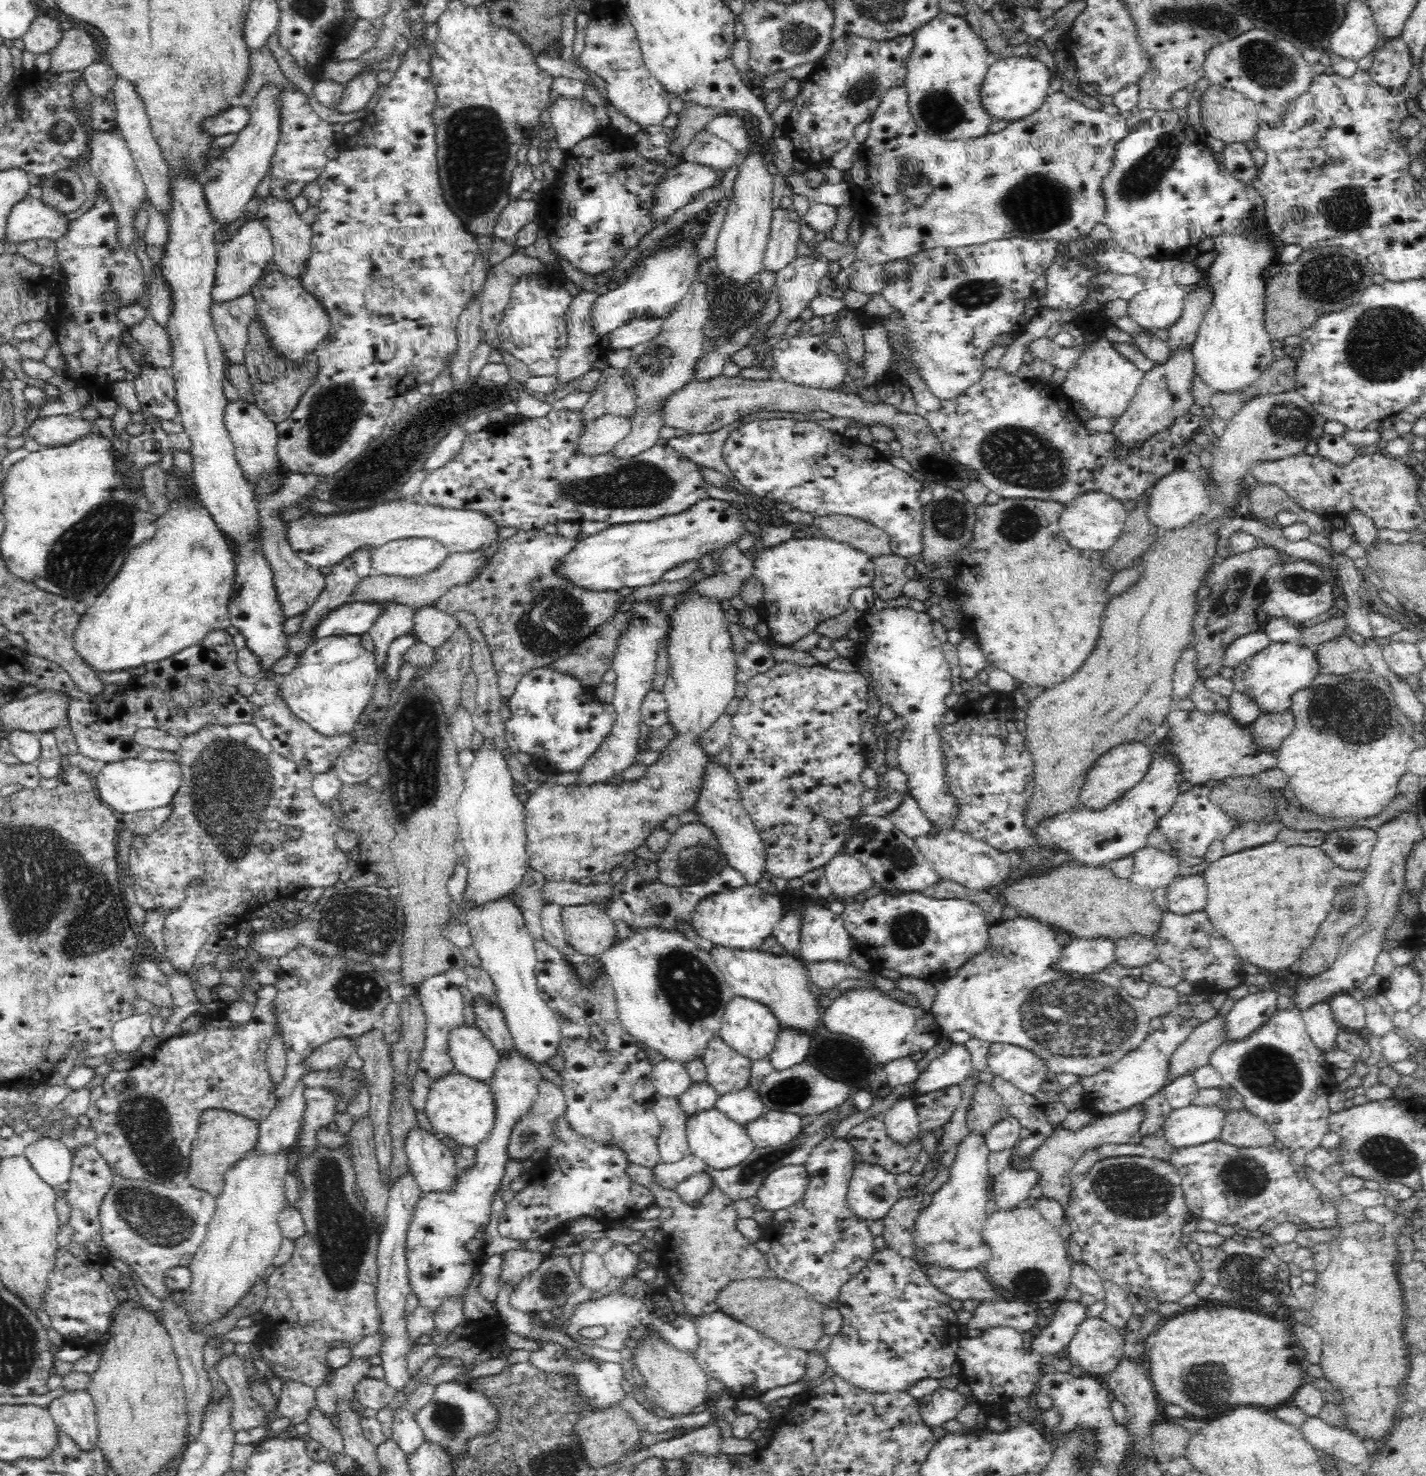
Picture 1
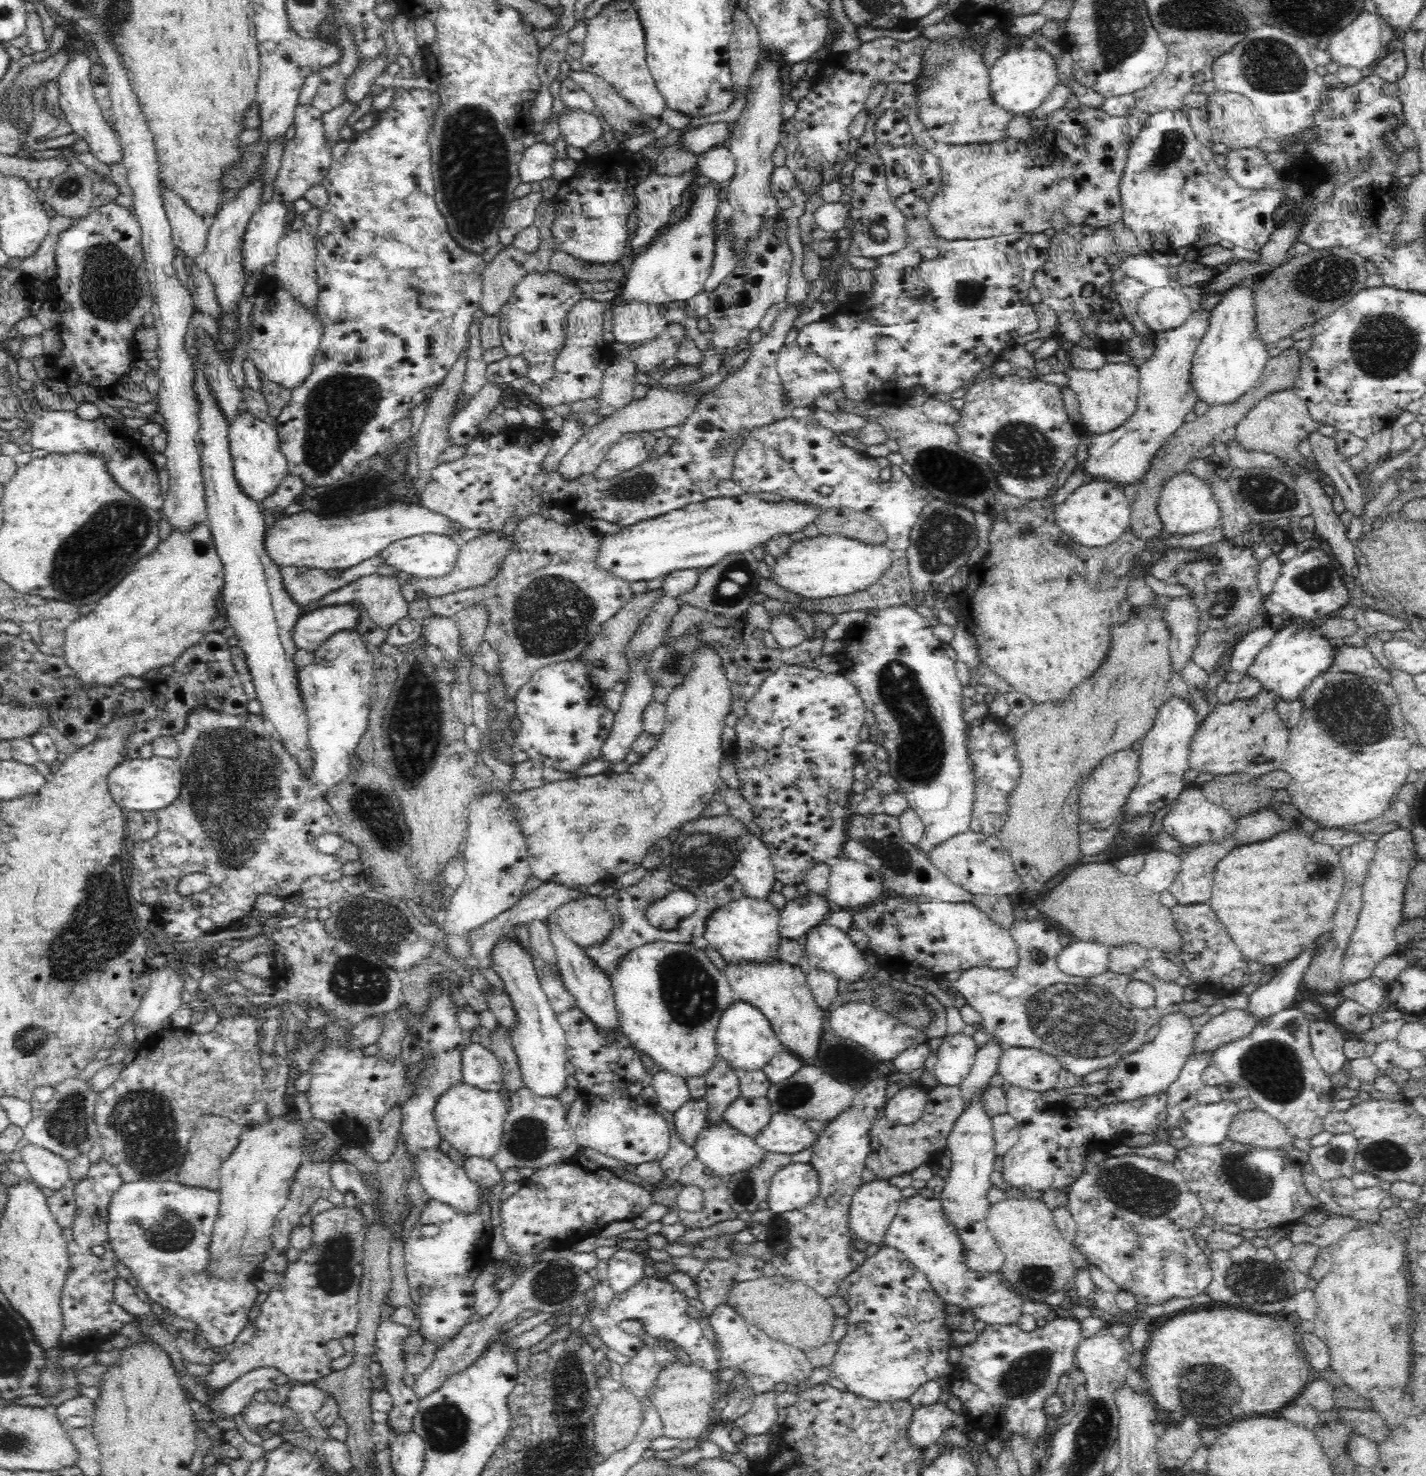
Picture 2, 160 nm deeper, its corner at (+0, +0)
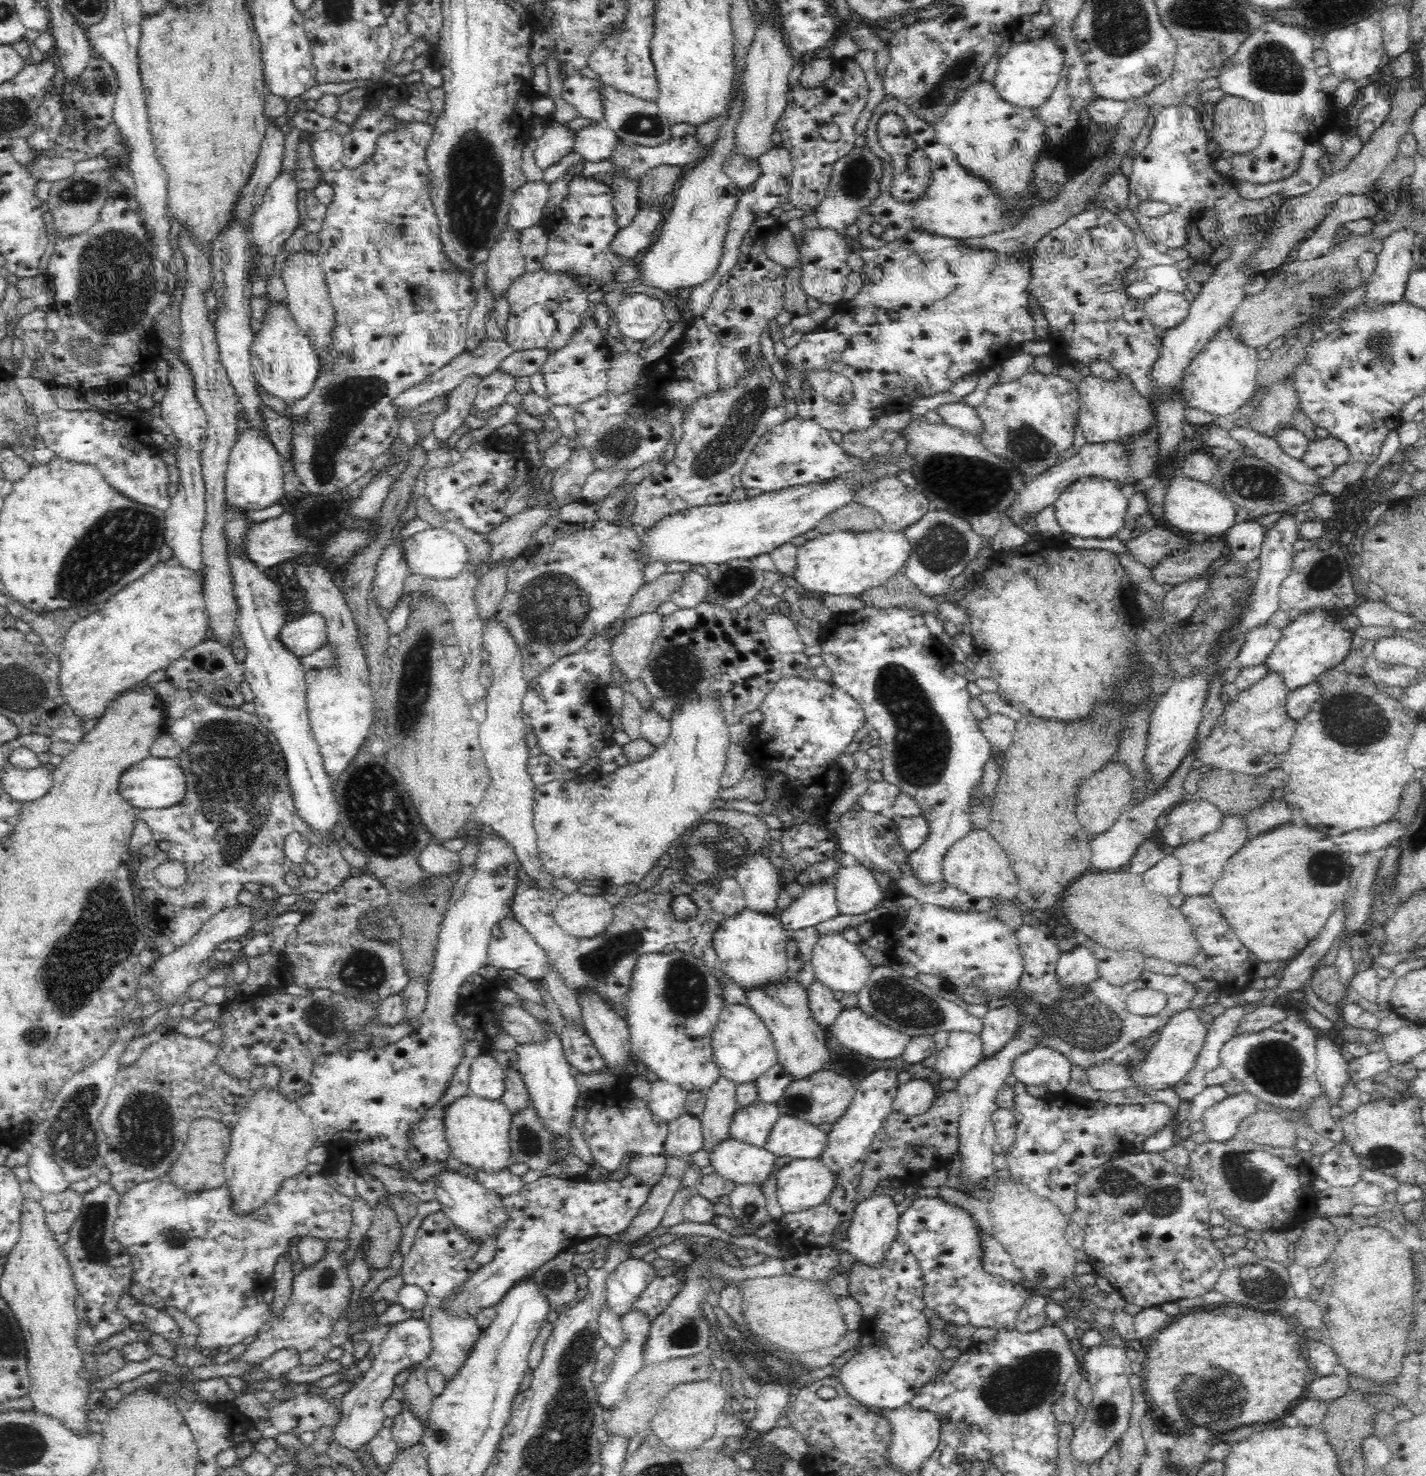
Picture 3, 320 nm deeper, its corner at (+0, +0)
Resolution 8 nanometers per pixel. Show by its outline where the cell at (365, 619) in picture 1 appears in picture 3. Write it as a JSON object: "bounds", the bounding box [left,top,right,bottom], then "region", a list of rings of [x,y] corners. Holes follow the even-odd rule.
{"bounds":[279,612,327,658],"region":[[[308,612],[297,620],[284,623],[279,640],[299,658],[312,654],[327,644],[324,617],[317,612]]]}

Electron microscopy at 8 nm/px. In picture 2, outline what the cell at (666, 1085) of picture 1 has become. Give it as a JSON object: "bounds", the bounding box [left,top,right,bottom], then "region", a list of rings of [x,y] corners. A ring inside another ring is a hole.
{"bounds":[651,1070,691,1113],"region":[[[666,1070],[653,1074],[651,1086],[656,1093],[656,1104],[666,1112],[675,1113],[682,1104],[691,1099],[686,1078]]]}

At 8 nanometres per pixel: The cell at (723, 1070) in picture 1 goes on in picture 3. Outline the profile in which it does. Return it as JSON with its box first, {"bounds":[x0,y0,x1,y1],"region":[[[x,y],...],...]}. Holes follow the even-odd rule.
{"bounds":[699,1076,737,1153],"region":[[[720,1076],[705,1090],[706,1102],[699,1119],[703,1132],[702,1149],[708,1153],[714,1150],[718,1142],[731,1137],[730,1124],[737,1112],[736,1085]]]}

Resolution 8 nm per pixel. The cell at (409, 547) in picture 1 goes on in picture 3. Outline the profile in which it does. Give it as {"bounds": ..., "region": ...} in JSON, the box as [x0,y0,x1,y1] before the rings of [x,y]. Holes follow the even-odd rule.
{"bounds":[402,527,470,580],"region":[[[431,527],[417,532],[402,542],[402,551],[404,561],[412,574],[422,574],[436,580],[453,579],[460,573],[465,573],[470,560],[462,539],[448,528]]]}

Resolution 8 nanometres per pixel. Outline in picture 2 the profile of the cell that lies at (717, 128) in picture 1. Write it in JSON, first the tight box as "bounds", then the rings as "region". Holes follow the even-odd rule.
{"bounds":[679,122,731,154],"region":[[[724,122],[707,123],[679,136],[679,146],[692,154],[706,152],[712,146],[725,144],[731,135],[731,126]]]}

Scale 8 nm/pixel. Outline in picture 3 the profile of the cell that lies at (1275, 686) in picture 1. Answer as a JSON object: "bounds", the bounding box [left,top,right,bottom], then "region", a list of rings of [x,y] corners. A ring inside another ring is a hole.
{"bounds":[1264,608,1352,692],"region":[[[1317,608],[1299,615],[1281,629],[1281,636],[1270,656],[1264,660],[1268,672],[1278,672],[1284,679],[1288,692],[1306,686],[1316,678],[1334,669],[1352,650],[1352,630],[1336,614]]]}

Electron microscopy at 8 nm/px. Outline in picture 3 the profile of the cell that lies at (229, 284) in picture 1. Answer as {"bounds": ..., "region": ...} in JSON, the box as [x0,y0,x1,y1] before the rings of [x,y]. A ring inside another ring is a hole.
{"bounds":[250,169,303,260],"region":[[[284,169],[269,184],[268,190],[264,193],[263,201],[255,208],[250,218],[250,238],[258,247],[257,260],[262,256],[276,256],[281,251],[284,242],[296,230],[303,216],[301,198],[302,194],[298,190],[298,183],[292,175],[292,169]]]}

